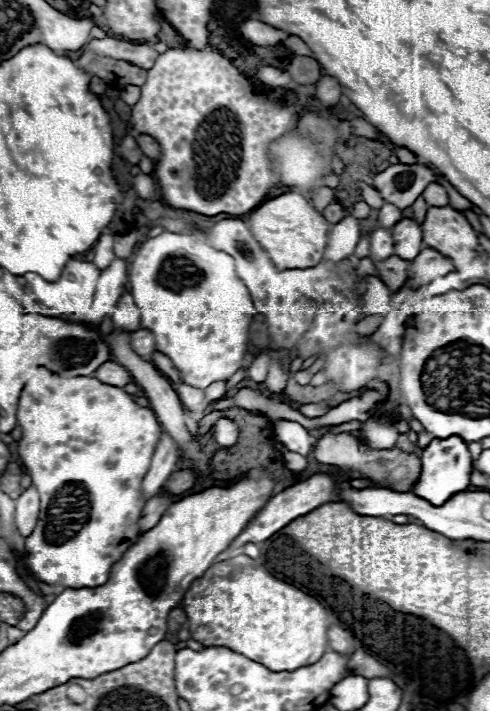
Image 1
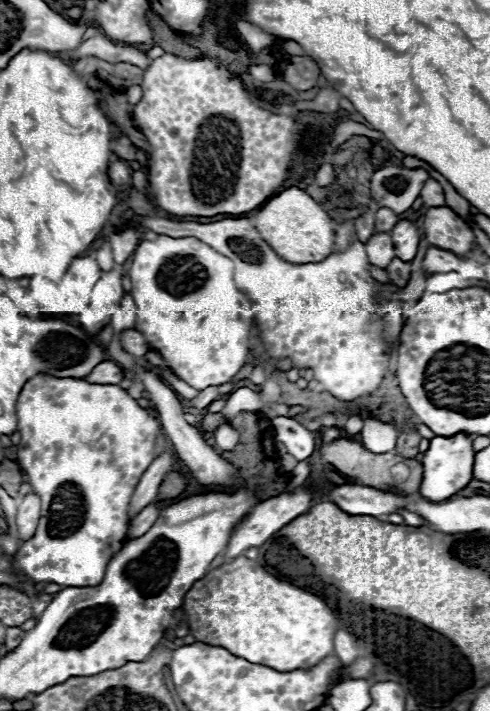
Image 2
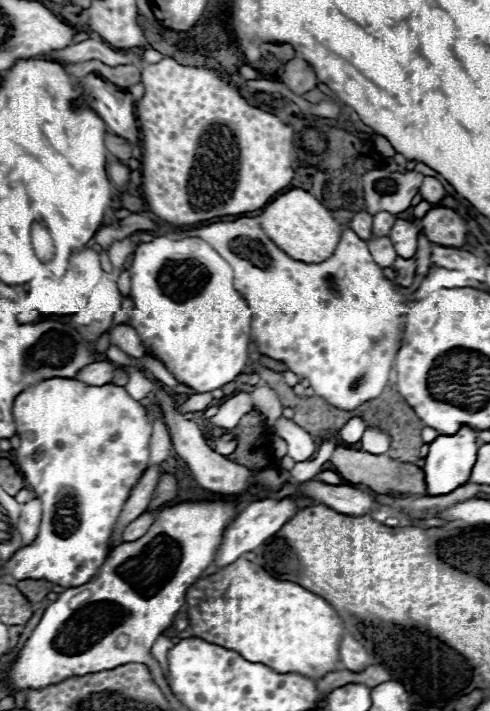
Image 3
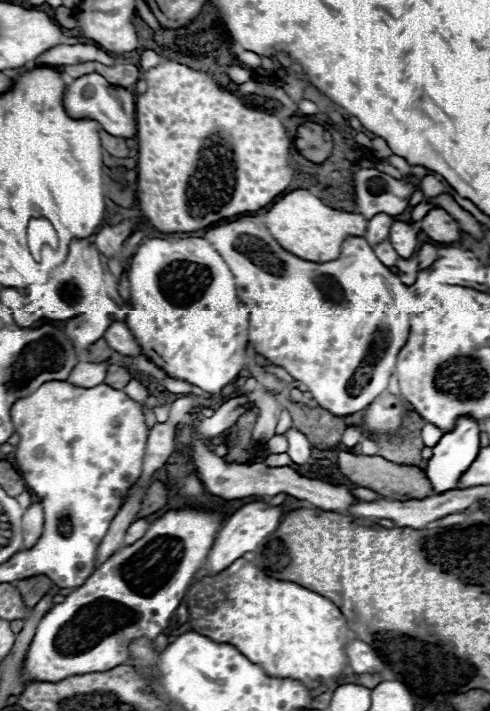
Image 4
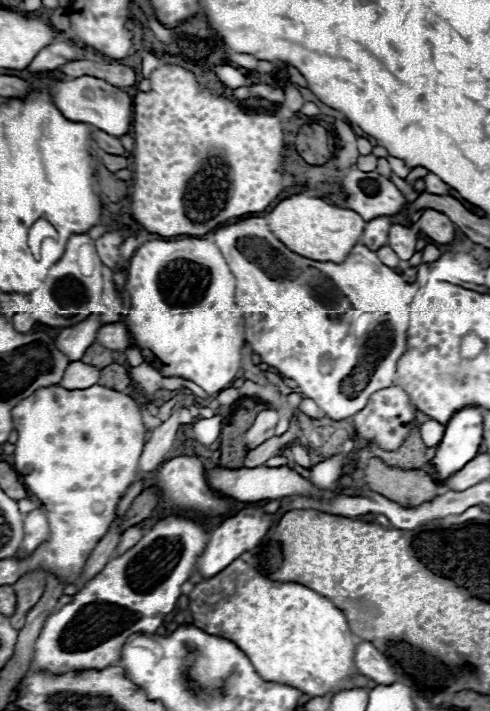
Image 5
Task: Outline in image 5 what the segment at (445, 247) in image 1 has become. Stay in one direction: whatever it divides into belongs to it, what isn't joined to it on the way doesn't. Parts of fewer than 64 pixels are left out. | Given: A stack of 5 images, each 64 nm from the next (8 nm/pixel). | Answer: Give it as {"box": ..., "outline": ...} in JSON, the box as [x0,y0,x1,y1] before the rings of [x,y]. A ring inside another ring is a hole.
{"box":[418,208,454,244],"outline":[[[432,208],[424,210],[418,224],[420,224],[420,230],[438,244],[448,244],[454,240],[454,224],[448,220],[446,214],[438,210],[432,210]]]}

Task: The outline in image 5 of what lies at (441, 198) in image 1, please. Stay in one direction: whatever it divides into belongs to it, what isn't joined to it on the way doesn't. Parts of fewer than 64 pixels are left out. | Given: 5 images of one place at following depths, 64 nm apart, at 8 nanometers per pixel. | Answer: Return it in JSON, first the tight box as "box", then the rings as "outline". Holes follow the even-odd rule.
{"box":[424,174,450,196],"outline":[[[436,174],[424,176],[424,184],[426,184],[426,192],[430,192],[430,194],[438,194],[438,196],[448,196],[450,194],[450,186],[444,184]]]}

